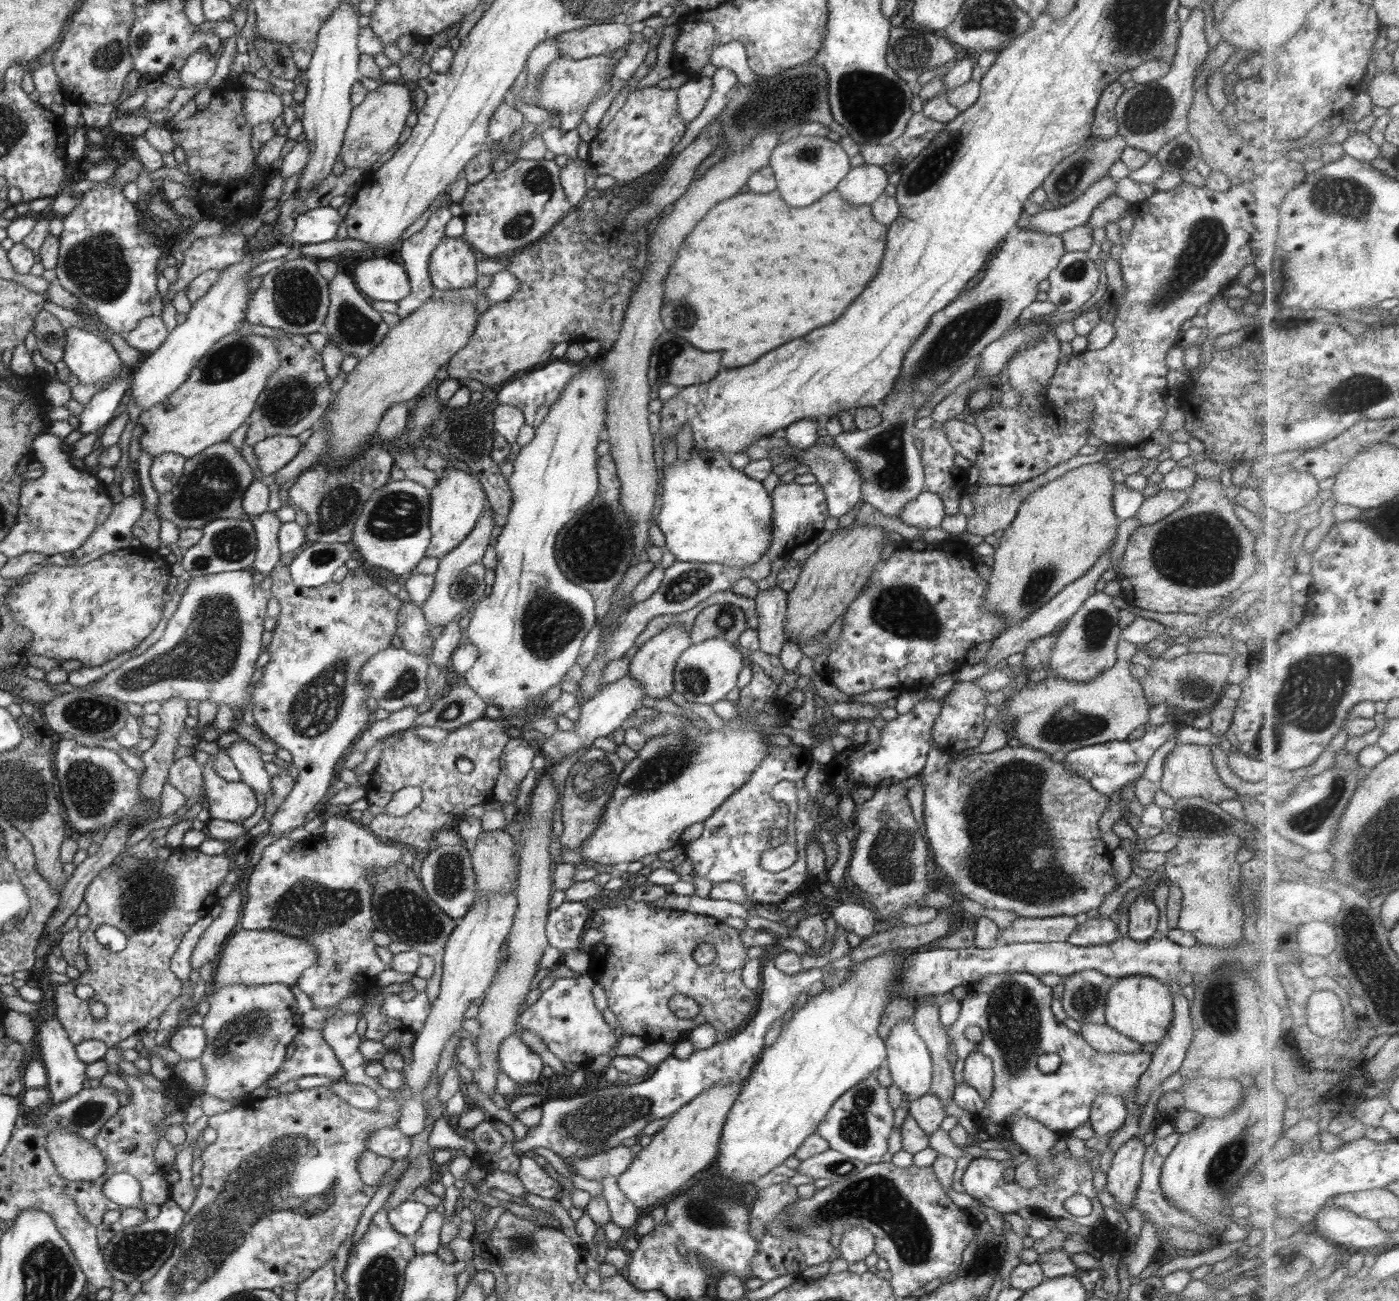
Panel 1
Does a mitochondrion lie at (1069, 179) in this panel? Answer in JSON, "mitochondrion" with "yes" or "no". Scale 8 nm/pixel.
{"mitochondrion":"yes"}

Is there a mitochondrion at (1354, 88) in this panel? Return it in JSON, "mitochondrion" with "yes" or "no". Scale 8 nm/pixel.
{"mitochondrion":"no"}

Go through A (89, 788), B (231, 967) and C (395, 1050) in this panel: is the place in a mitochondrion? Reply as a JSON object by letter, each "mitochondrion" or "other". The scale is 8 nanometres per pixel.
{"A":"mitochondrion","B":"other","C":"other"}

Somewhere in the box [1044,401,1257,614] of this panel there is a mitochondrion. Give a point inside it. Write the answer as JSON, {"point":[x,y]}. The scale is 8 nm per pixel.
{"point":[1170,556]}

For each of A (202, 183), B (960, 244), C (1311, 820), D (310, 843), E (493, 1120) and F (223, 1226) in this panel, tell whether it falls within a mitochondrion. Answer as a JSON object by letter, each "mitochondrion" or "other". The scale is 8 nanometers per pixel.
{"A":"other","B":"other","C":"mitochondrion","D":"other","E":"other","F":"mitochondrion"}

